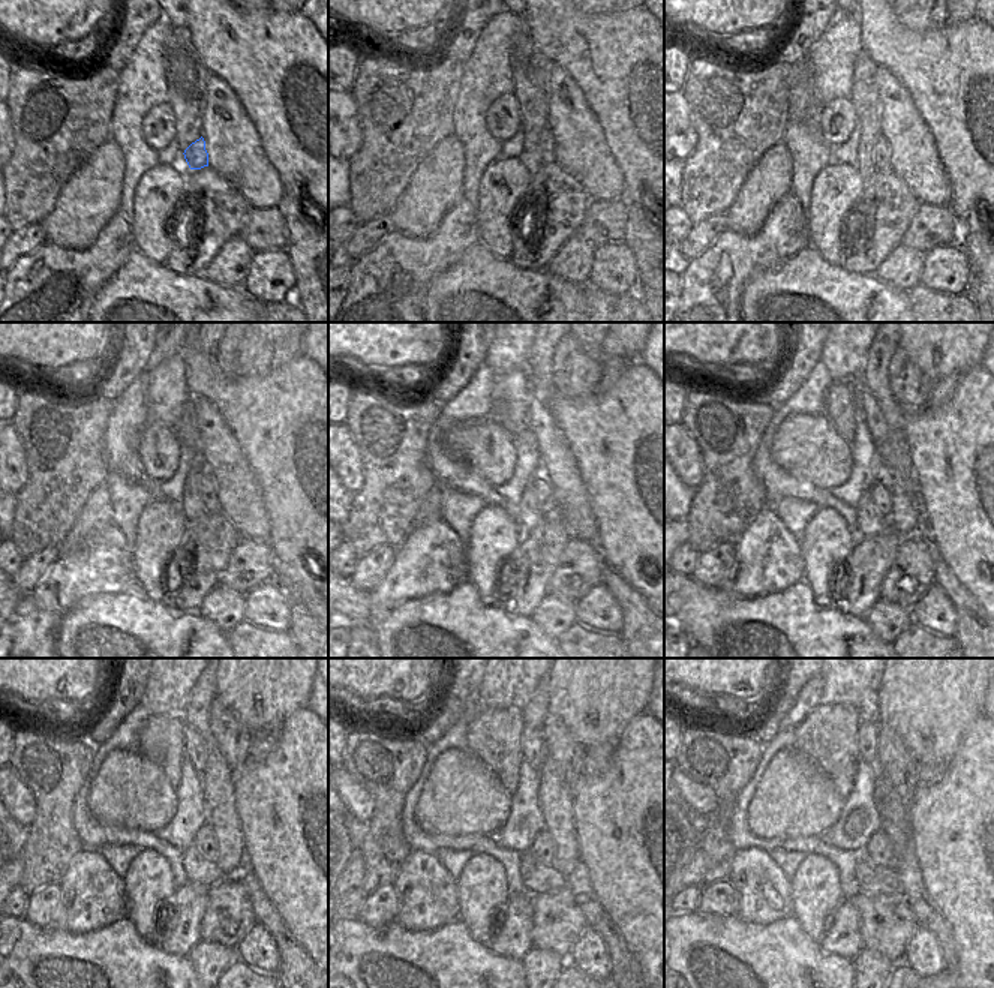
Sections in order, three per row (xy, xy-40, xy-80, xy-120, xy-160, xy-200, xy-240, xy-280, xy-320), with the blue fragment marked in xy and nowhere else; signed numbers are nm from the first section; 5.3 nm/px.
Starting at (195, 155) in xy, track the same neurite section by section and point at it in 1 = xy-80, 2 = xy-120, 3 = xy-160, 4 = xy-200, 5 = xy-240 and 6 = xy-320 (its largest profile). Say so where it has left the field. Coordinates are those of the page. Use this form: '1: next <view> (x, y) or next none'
1: next xy-80 (880, 152)
2: next xy-120 (207, 488)
3: next xy-160 (541, 486)
4: next xy-200 (880, 496)
5: next xy-240 (206, 841)
6: next xy-320 (879, 849)

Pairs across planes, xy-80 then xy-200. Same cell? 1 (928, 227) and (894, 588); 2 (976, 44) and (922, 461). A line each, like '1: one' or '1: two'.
1: one
2: one

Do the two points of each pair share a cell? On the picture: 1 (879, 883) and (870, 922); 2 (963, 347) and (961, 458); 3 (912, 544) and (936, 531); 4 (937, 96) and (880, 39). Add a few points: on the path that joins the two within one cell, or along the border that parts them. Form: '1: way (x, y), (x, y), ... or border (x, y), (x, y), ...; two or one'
1: border (859, 891), (870, 897), (900, 892); two
2: border (978, 366), (972, 366), (961, 374); two
3: border (922, 525), (924, 535), (928, 540); two
4: way (924, 83), (894, 53); one

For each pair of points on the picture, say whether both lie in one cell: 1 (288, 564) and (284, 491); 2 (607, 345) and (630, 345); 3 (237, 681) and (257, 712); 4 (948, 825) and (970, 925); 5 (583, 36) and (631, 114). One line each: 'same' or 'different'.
1: same
2: same
3: same
4: same
5: same

